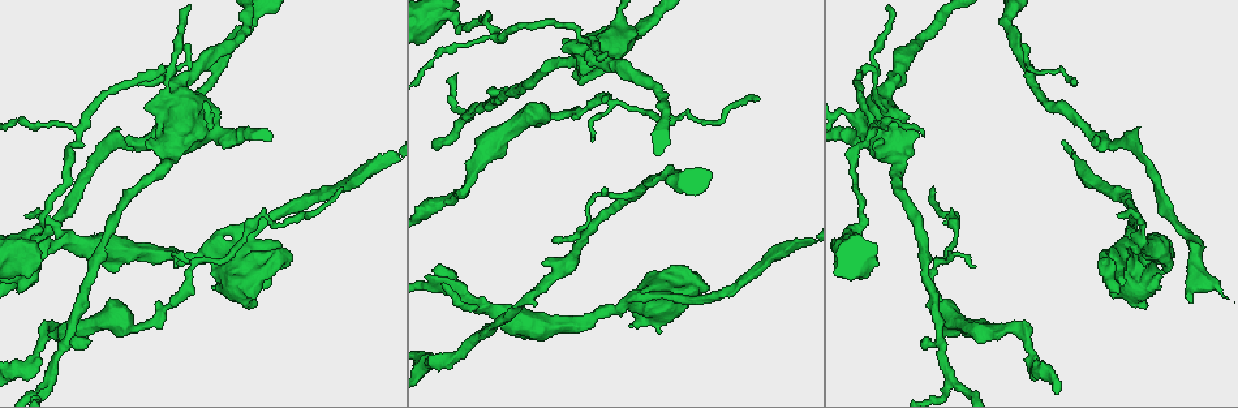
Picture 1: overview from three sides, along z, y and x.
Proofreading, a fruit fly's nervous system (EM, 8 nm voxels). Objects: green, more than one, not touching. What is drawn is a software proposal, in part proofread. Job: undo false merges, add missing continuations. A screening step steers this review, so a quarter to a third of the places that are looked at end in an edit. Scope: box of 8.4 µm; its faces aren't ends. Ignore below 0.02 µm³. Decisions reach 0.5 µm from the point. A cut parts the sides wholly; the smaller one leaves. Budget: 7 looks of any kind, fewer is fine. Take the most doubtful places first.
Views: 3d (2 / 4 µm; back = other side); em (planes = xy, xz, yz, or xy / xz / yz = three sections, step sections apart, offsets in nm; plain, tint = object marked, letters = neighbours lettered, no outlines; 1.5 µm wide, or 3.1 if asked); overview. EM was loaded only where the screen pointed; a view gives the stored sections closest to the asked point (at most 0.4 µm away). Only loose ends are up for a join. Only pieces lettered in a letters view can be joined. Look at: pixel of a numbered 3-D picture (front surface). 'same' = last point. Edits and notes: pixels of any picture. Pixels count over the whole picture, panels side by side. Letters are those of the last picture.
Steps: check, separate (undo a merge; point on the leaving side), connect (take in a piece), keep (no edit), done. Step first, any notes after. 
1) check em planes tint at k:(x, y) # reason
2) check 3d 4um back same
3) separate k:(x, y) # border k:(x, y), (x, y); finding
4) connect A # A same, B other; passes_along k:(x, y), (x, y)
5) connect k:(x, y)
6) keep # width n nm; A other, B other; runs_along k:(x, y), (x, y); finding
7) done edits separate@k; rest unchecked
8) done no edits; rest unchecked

check em planes plain at 1:(631, 294) # an open end

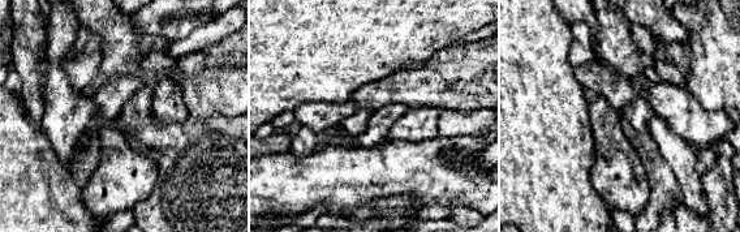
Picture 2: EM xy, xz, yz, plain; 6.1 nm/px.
check em planes letters same

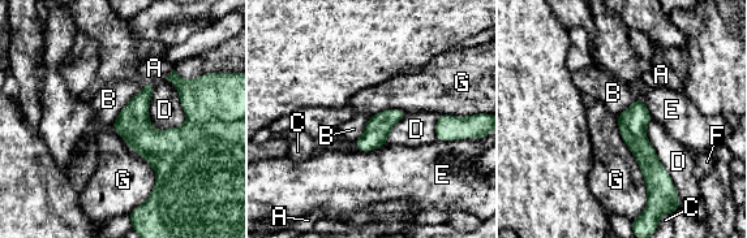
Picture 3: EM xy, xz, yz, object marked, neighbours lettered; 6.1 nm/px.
keep # A other, B other, C other, D other, E other, F other, G other; runs_along 3:(638, 103), (638, 143), (662, 189); none of them fits

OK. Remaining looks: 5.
check 3d 2um at 1:(948, 327)

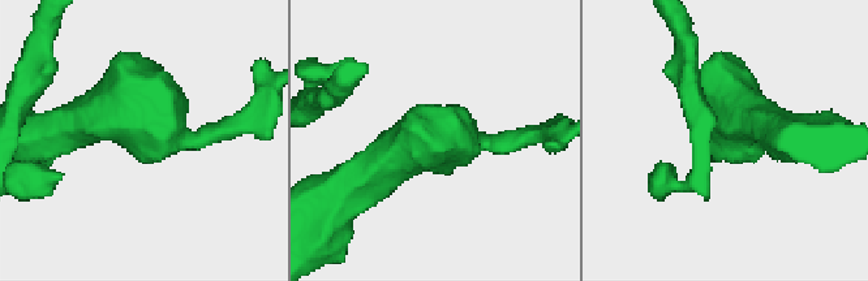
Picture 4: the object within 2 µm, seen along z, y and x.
check em xz step 8 letters at 4:(185, 139) # need the tissue

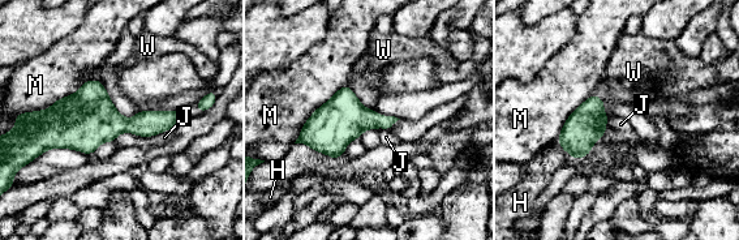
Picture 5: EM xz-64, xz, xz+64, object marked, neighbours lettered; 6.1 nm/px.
keep # H other, J other, M other, W other; border 5:(164, 131), (144, 137); one neuron here

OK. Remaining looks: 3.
check em planes letters at 1:(1118, 213) # free end

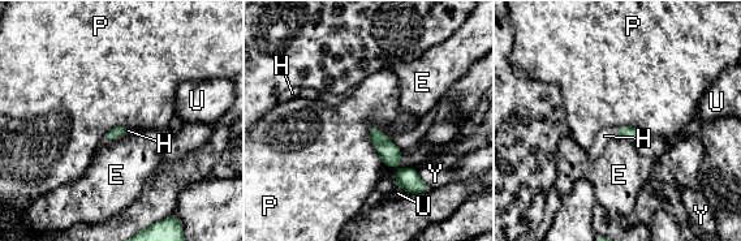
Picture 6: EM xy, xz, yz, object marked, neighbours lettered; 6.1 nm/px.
connect H # longest_contact P 280 nm; E other, H same, P other, U other, Y other; passes_along 6:(630, 133), (616, 133), (604, 136); it goes on there

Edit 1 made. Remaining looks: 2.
done edits connect@6; rest unchecked

